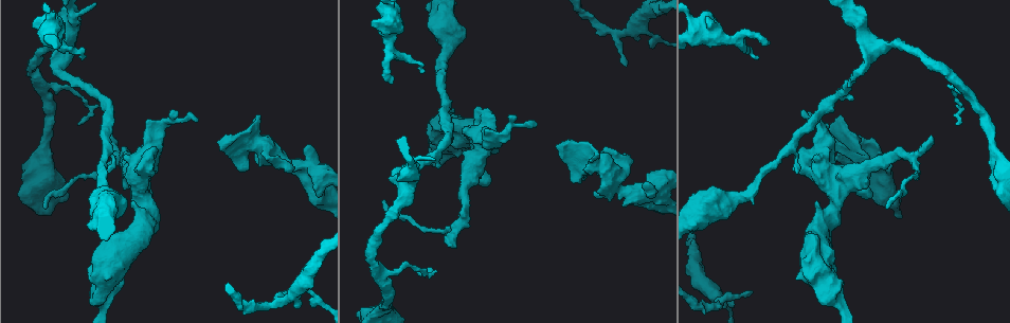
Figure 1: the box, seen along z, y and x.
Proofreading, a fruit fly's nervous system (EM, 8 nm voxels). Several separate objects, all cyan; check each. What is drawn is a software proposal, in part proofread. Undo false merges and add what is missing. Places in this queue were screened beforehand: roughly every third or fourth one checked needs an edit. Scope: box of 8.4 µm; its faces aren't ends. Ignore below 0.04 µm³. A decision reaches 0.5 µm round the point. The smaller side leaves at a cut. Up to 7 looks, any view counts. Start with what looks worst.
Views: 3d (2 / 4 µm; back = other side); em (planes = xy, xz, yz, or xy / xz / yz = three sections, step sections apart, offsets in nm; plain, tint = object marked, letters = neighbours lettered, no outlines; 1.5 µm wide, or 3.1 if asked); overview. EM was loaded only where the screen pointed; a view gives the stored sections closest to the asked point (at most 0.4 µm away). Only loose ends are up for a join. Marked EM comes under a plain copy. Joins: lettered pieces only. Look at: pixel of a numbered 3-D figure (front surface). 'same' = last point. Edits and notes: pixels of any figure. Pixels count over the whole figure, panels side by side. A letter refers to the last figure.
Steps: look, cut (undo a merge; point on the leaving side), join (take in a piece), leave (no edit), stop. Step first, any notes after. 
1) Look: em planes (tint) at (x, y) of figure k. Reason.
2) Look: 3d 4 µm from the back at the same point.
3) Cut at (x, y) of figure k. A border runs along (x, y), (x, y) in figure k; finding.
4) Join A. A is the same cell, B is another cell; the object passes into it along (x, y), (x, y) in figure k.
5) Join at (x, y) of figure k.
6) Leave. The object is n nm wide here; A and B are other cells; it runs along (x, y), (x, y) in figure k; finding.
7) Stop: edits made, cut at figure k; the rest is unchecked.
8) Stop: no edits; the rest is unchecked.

Look: em planes (letters) at (392, 84) of figure 1. Free end.

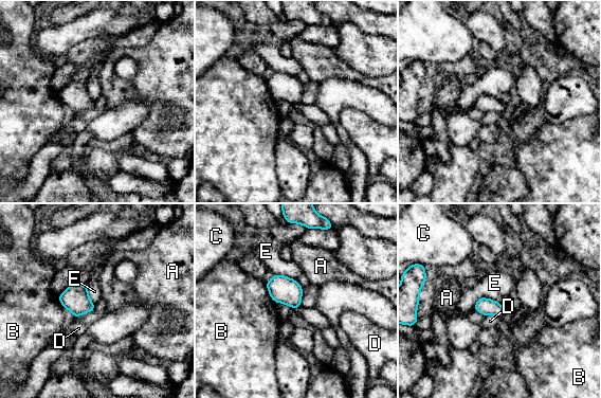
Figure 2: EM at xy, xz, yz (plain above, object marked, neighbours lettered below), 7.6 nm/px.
Leave. The object is 130 nm wide here; the longest contact is with E, 190 nm; A, B, C, D and E are other cells; no lettered piece goes on from it.

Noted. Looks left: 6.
Look: 3d 4 µm at (931, 136) of figure 1. Branch stops here.

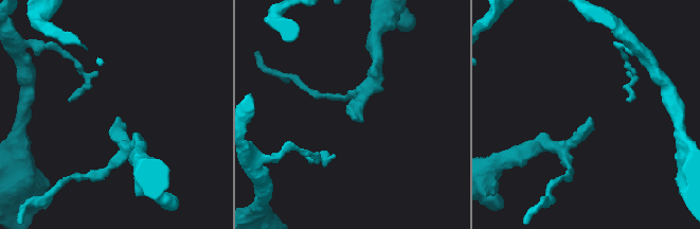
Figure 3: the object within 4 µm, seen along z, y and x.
Look: em planes (letters) at (590, 117) of figure 3. Need the tissue.

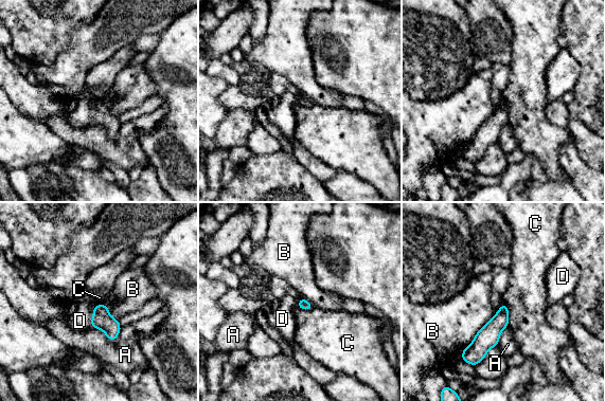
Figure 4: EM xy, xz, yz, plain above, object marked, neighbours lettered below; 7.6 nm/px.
Join D. D is the same cell, A, B and C are other cells; the object passes into it along (101, 320), (92, 316), (78, 319) in figure 4; it goes on there.

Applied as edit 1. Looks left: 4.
Look: em planes (letters) at (58, 71) of figure 1.

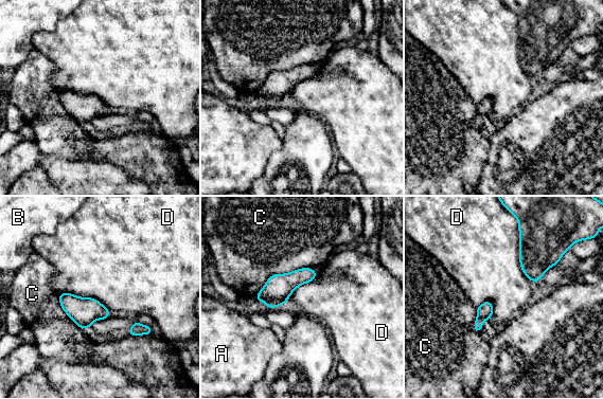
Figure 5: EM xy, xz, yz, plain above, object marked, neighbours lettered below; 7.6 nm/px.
Leave. A, B, C and D are other cells; a border runs along (518, 231), (519, 266), (534, 283) in figure 5; all the same neuron.

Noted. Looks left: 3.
Stop: edits made, join at figure 4; the rest is unchecked.

